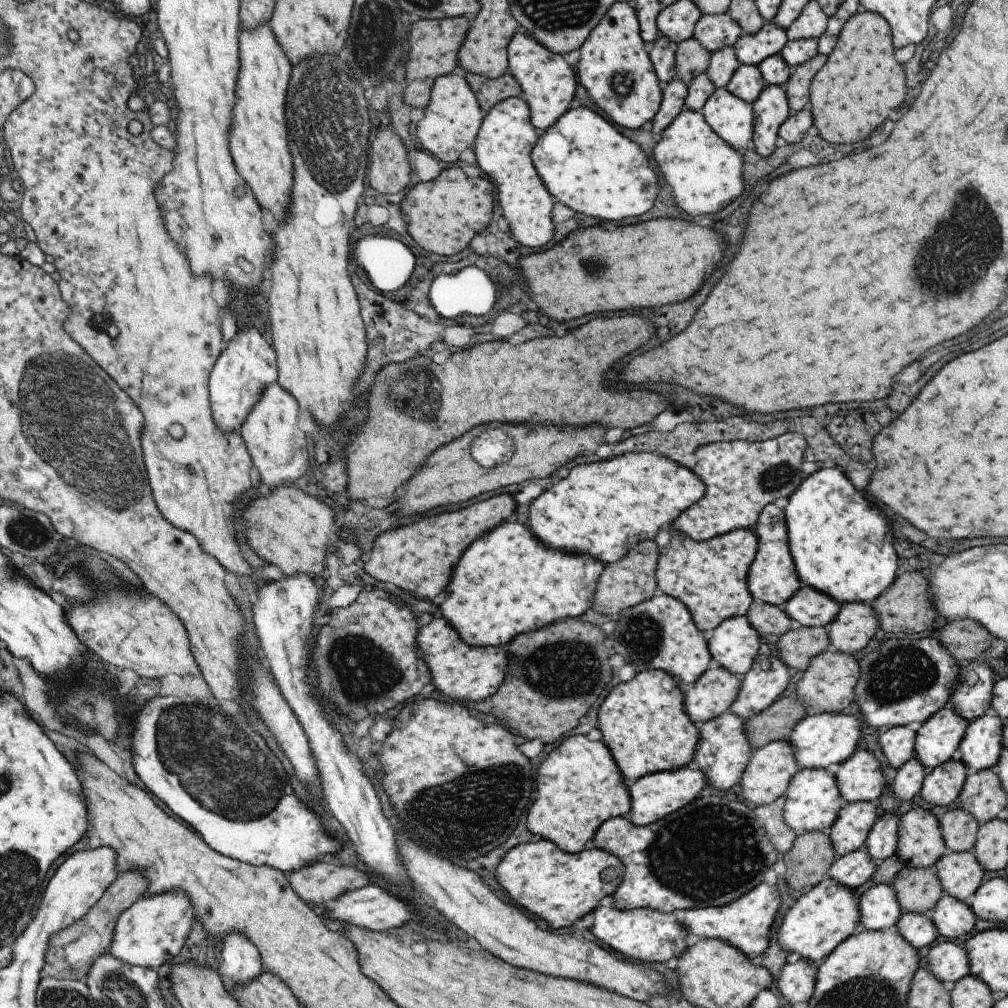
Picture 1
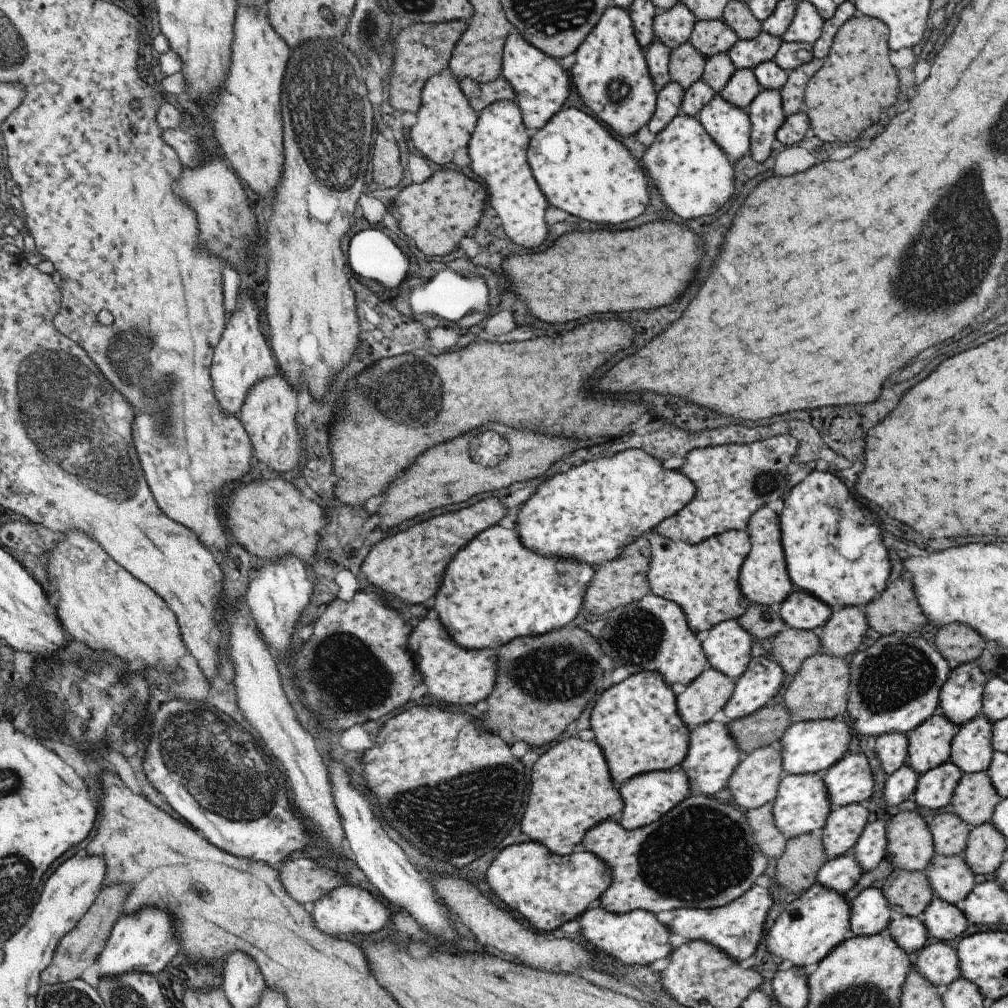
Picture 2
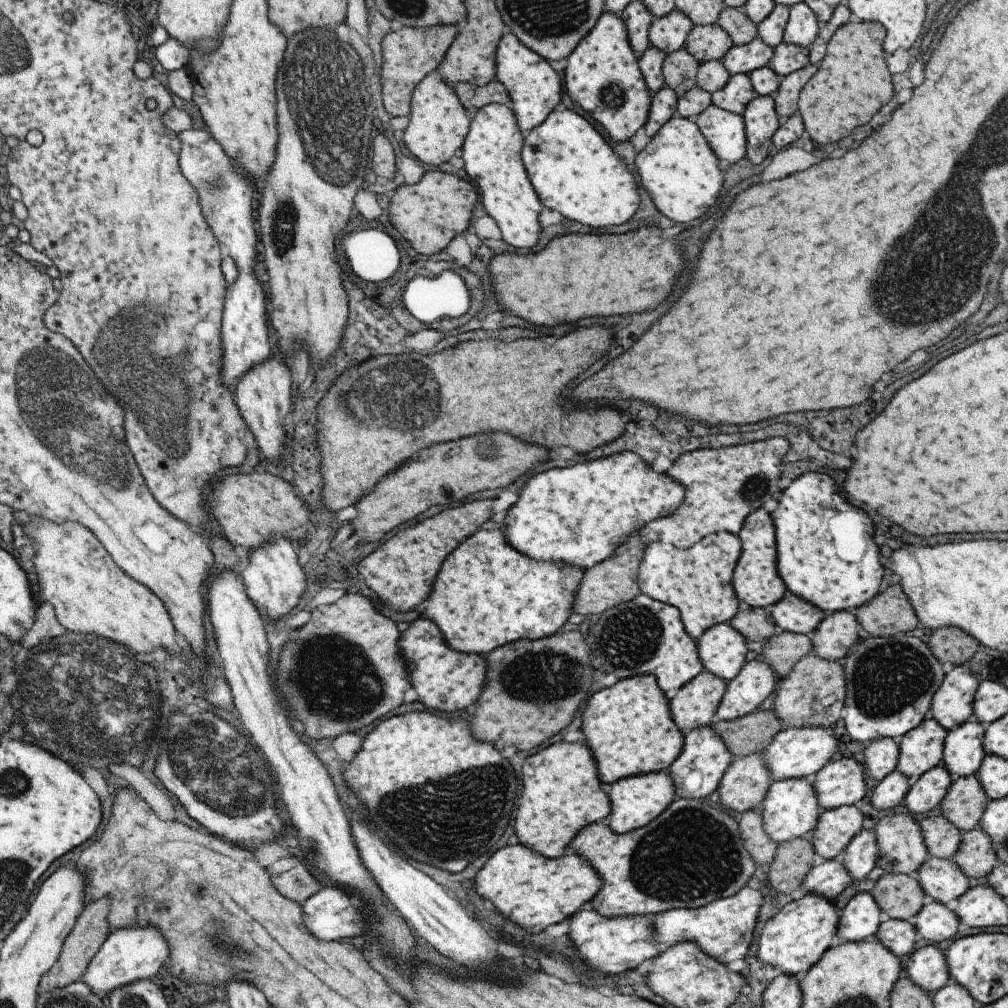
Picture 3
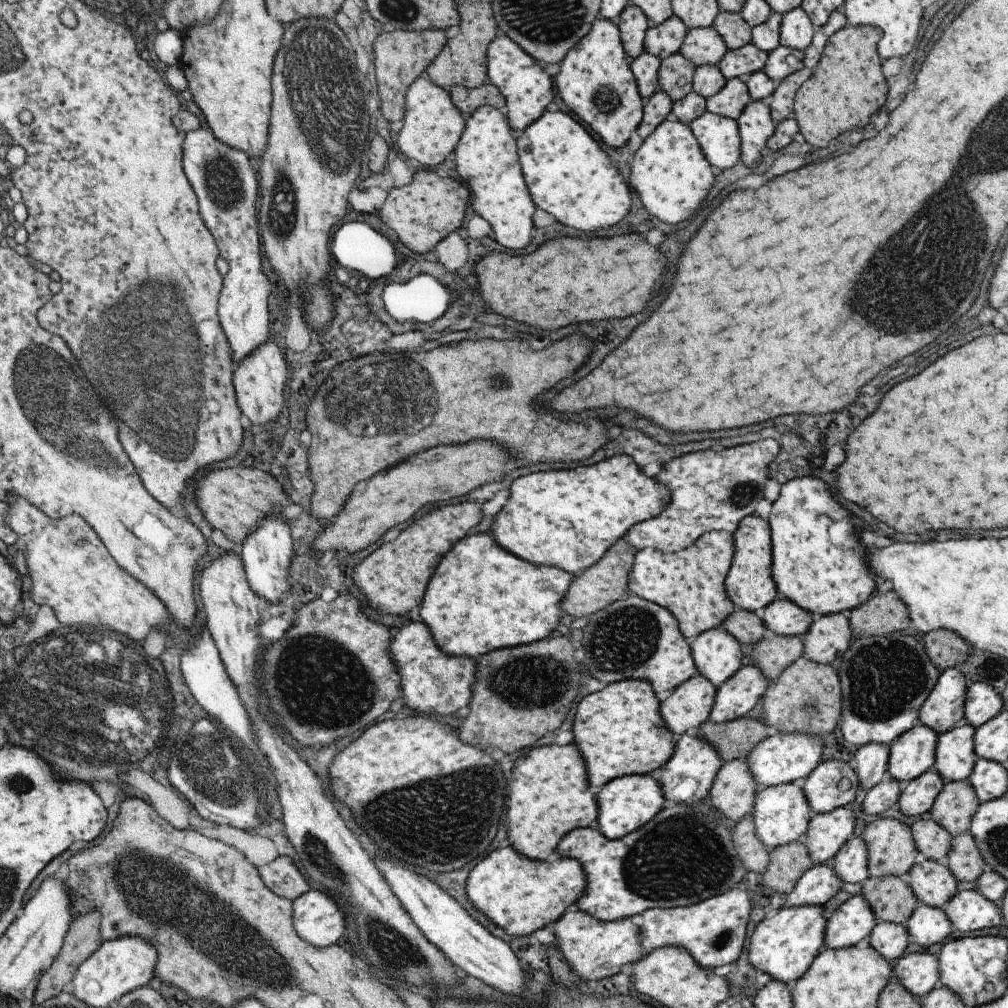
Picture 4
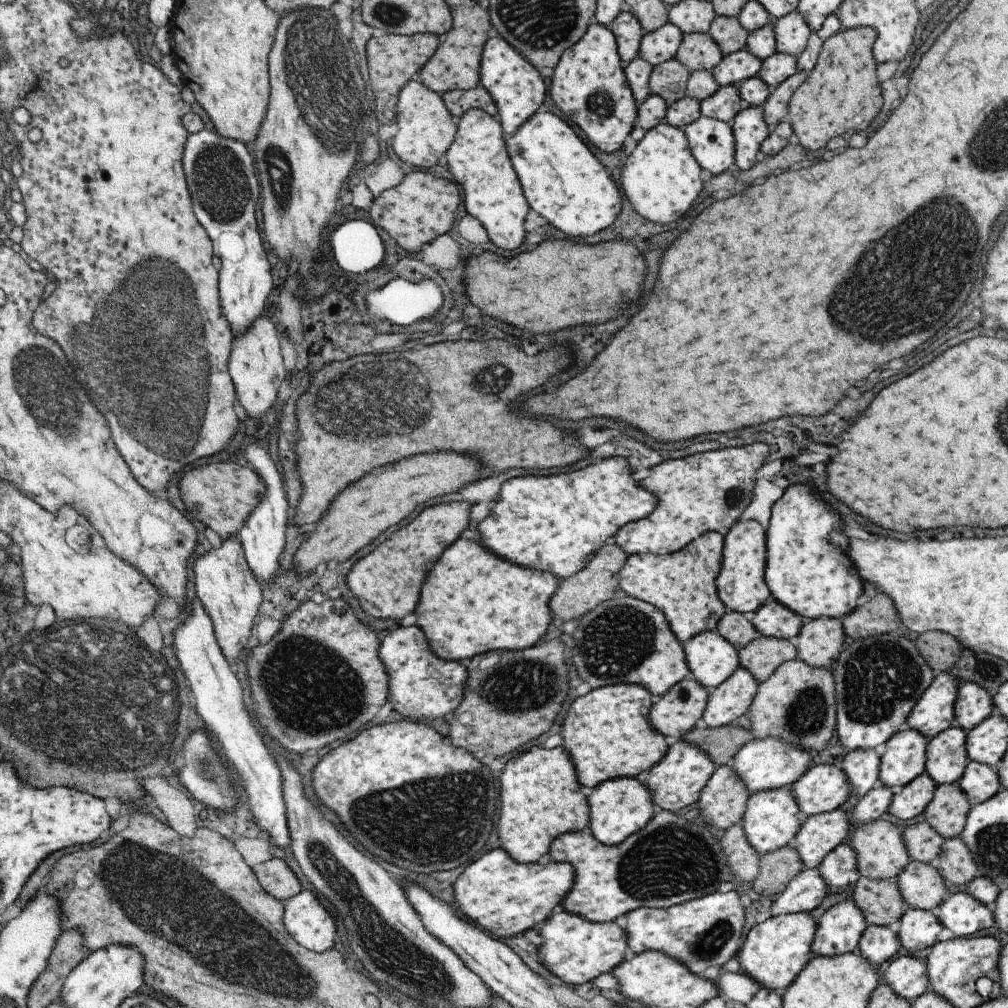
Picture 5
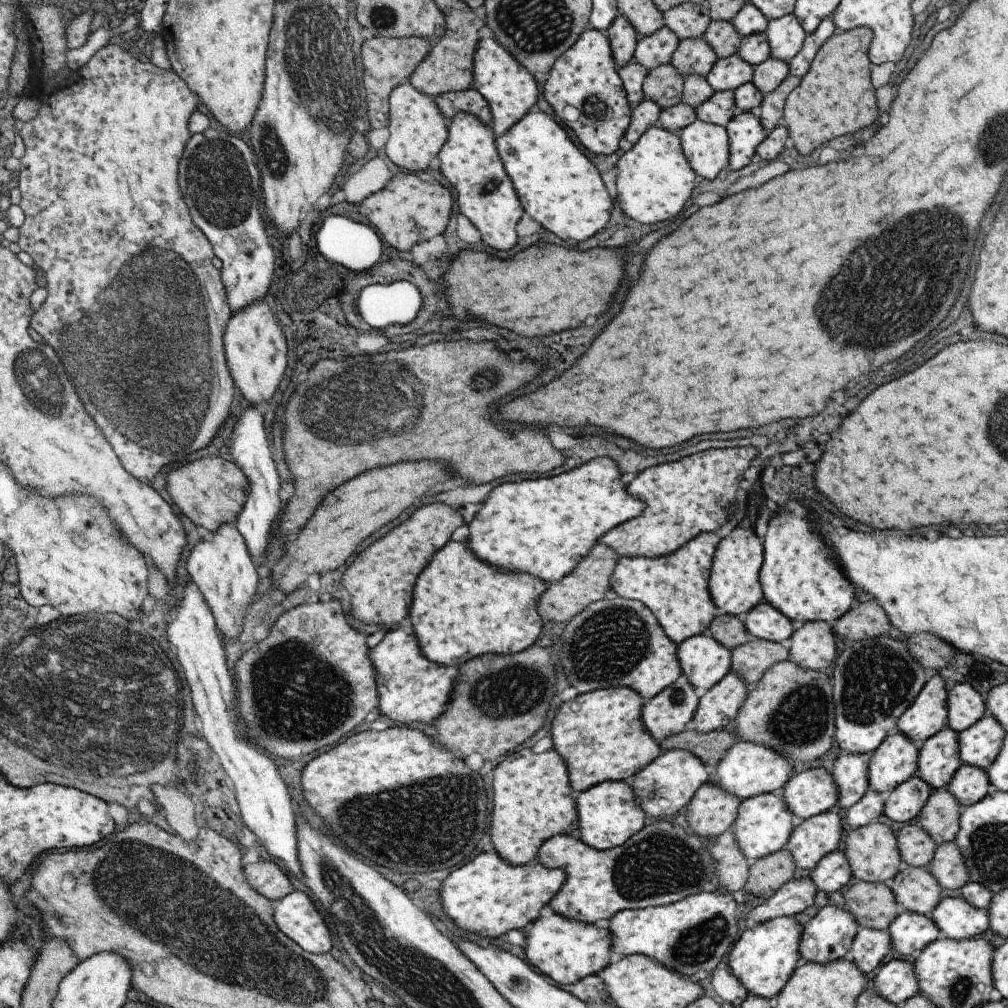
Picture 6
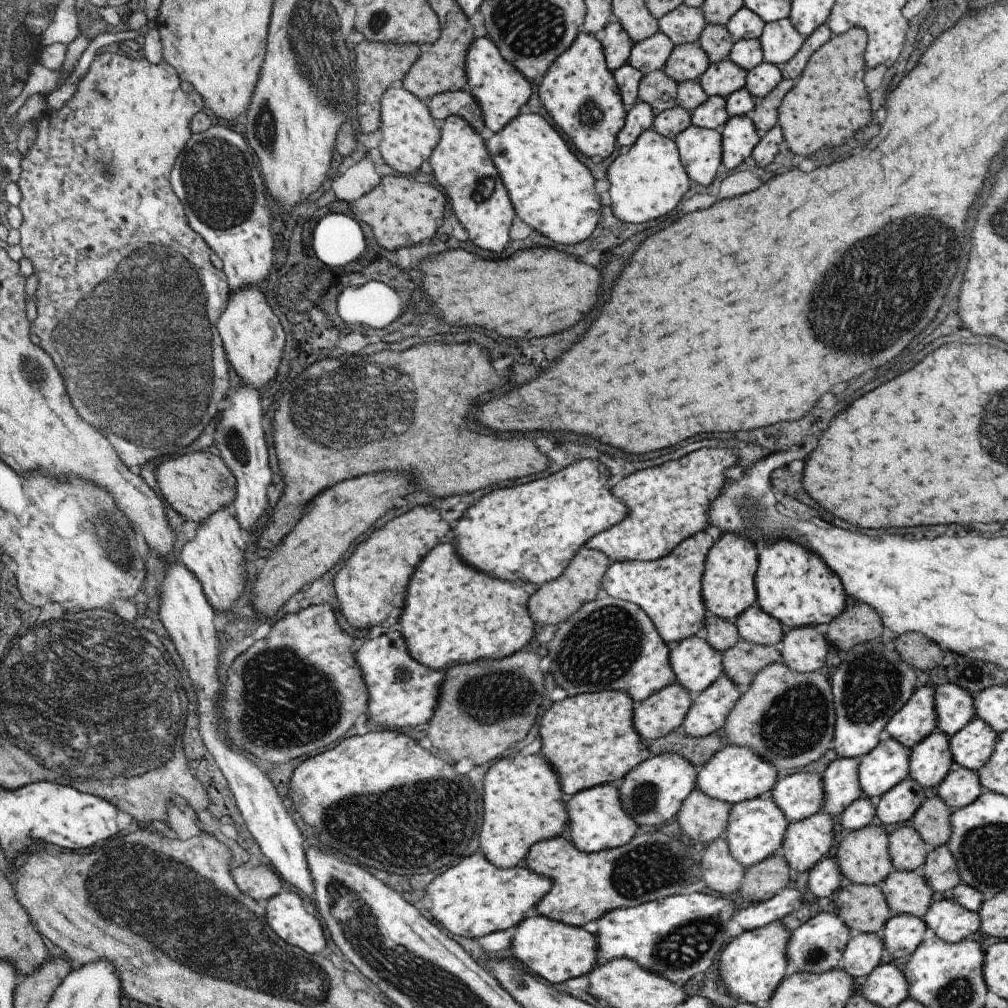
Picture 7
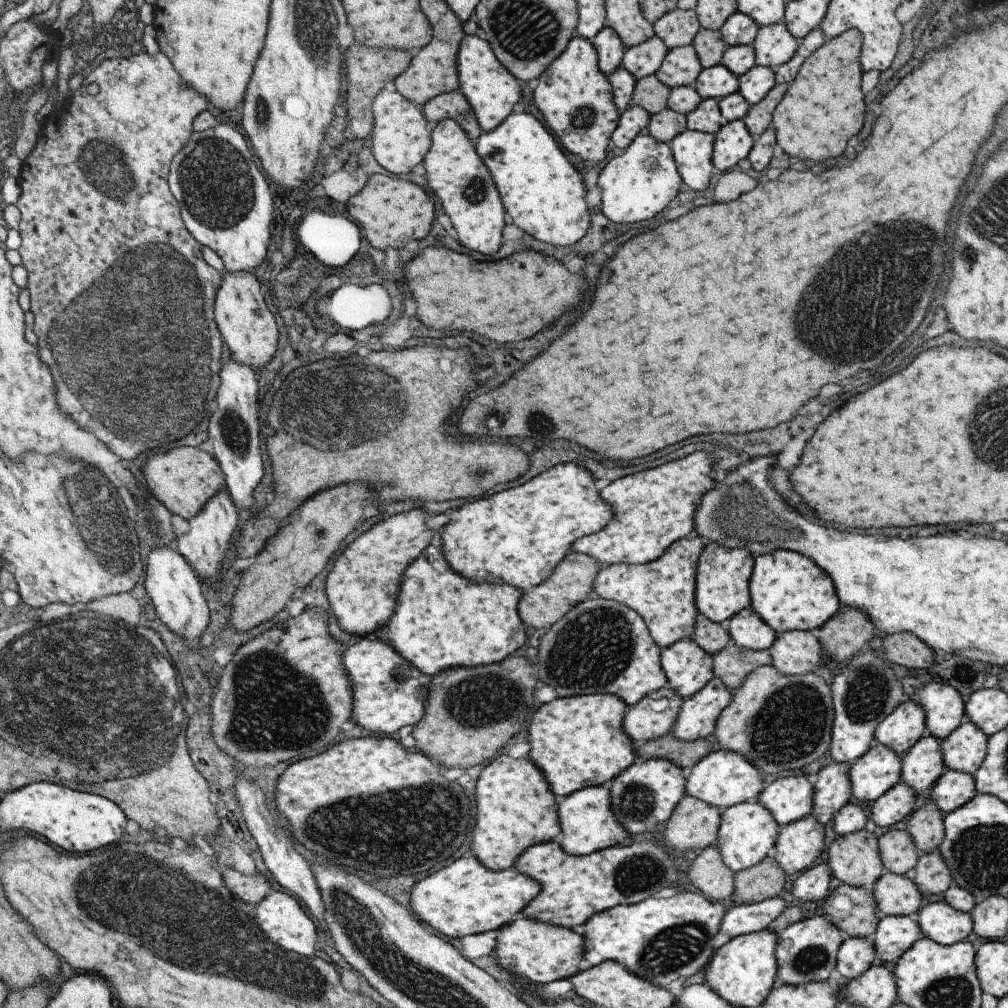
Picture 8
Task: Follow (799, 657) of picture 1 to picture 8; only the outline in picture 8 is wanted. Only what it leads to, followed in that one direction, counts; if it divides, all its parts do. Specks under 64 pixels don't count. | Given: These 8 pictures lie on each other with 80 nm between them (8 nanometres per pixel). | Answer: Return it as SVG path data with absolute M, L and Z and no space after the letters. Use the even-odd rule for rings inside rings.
M733 642L712 654L714 678L721 680L730 692L738 689L754 668L771 664L770 649L751 650Z

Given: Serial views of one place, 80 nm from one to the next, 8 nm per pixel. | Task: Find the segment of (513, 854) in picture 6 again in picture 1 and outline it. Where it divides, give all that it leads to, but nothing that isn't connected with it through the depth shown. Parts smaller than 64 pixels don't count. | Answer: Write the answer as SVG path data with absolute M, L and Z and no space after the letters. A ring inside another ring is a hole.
M585 735L565 738L547 754L536 772L537 796L528 809L526 827L562 851L576 853L588 848L601 824L630 811L628 784L624 784L609 749L601 739L591 741Z

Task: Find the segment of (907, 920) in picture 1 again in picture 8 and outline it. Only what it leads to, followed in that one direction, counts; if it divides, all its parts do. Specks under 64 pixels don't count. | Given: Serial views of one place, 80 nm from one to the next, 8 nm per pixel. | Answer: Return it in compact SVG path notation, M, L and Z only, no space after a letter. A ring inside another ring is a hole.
M845 936L836 954L836 971L854 979L873 965L875 953L871 937Z

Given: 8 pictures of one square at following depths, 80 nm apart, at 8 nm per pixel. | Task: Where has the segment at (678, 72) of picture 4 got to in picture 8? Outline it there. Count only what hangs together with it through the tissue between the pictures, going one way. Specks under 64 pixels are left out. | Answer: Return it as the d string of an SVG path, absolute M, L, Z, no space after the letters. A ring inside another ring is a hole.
M654 74L636 80L629 102L630 106L643 107L648 115L654 115L666 108L670 88L662 83Z

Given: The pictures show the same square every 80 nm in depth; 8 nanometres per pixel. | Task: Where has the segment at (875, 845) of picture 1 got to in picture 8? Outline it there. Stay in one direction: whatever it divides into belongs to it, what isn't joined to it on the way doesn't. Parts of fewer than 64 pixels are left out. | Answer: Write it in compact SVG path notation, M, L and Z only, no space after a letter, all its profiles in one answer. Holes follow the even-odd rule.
M820 862L816 866L804 869L803 874L791 883L791 894L798 900L821 900L827 896L834 881L830 876L828 866Z

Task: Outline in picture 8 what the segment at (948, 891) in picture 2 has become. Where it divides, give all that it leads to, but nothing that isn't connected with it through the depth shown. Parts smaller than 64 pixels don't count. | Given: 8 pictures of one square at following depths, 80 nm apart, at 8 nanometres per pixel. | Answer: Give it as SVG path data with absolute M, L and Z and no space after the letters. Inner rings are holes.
M882 868L883 872L871 887L877 908L883 916L914 916L920 909L923 894L909 874L898 875Z

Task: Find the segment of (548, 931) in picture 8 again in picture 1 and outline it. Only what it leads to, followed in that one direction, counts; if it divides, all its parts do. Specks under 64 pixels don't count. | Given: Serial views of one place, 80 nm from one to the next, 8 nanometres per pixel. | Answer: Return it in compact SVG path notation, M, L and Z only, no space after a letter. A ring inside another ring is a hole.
M611 898L600 900L599 906L591 913L593 924L589 930L593 938L604 948L622 953L625 960L631 957L645 962L665 962L669 958L678 958L687 948L687 932L674 913L664 913L650 908L621 910L614 907Z

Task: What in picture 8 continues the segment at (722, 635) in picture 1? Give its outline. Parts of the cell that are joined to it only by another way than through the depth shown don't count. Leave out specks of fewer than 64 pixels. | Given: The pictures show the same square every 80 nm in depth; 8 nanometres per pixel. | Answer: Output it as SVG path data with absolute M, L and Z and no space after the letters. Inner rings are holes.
M690 638L678 640L672 645L662 648L660 665L661 670L665 673L667 686L670 685L671 691L675 690L682 699L693 696L705 686L705 683L714 678L712 655L699 648Z

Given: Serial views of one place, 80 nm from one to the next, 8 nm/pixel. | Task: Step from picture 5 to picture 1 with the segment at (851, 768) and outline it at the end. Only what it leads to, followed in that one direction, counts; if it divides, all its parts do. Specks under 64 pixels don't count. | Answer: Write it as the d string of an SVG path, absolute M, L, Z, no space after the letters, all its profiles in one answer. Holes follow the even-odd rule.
M896 726L881 730L878 736L878 744L885 758L893 768L899 768L914 754L914 727Z

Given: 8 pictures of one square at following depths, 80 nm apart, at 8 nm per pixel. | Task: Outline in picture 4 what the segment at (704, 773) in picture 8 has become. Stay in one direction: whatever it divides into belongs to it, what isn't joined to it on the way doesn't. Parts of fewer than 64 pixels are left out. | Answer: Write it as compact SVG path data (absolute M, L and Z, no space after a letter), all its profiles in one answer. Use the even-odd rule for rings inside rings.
M774 733L761 740L746 756L749 770L758 789L783 783L800 783L821 762L825 754L825 740L801 733Z

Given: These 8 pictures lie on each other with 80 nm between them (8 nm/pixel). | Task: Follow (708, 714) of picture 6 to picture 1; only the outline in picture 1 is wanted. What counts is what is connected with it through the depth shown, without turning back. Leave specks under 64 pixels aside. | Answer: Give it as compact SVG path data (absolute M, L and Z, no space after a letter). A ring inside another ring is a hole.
M757 655L753 659L751 668L741 677L738 695L729 705L728 710L744 720L765 710L770 704L773 704L775 700L779 698L779 694L787 688L787 682L789 682L791 673L792 671L788 666L781 662L778 657L773 655L768 657Z

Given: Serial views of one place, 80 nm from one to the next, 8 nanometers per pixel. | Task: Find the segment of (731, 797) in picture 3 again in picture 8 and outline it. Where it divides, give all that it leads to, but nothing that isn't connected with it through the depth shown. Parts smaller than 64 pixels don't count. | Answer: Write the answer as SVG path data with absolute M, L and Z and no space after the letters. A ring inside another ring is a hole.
M685 795L673 809L665 829L656 837L667 852L676 856L689 849L715 845L722 812L715 805Z

